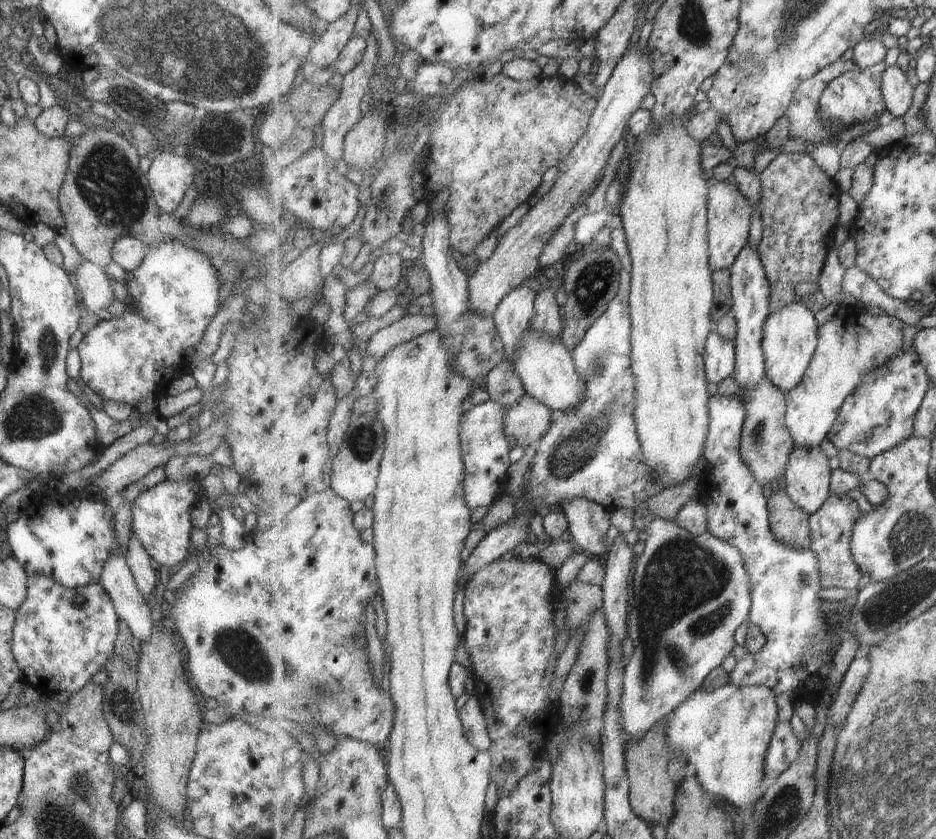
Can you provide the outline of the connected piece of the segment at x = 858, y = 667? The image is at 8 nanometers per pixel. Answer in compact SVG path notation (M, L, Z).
M866 657L853 658L847 672L844 674L838 695L827 714L827 723L833 726L843 724L851 708L855 704L867 675L871 672L871 659Z

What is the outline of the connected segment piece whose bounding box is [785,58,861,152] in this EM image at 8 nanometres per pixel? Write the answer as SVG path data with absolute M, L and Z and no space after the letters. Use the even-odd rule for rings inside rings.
M853 58L849 60L839 59L837 62L826 66L825 69L821 69L809 80L803 81L802 85L796 90L794 100L791 101L790 108L787 109L785 116L789 120L789 135L792 137L800 137L808 142L806 152L819 146L819 144L827 143L835 143L840 150L845 143L843 135L849 127L843 127L840 123L827 123L823 121L821 118L821 111L819 111L818 108L820 107L823 93L826 92L827 85L829 85L831 81L834 81L839 75L855 69L861 68L857 66ZM833 132L837 132L838 138L834 142L831 142L831 134L833 134Z

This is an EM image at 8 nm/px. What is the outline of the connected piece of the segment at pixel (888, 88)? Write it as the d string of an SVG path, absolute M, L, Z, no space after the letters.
M896 65L887 67L882 78L882 93L889 118L902 119L914 101L916 87L909 81L905 71Z

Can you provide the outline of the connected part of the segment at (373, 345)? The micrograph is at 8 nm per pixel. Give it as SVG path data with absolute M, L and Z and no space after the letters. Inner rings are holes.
M409 315L377 332L363 347L373 358L384 357L398 344L409 342L422 334L438 328L438 318L434 315Z

